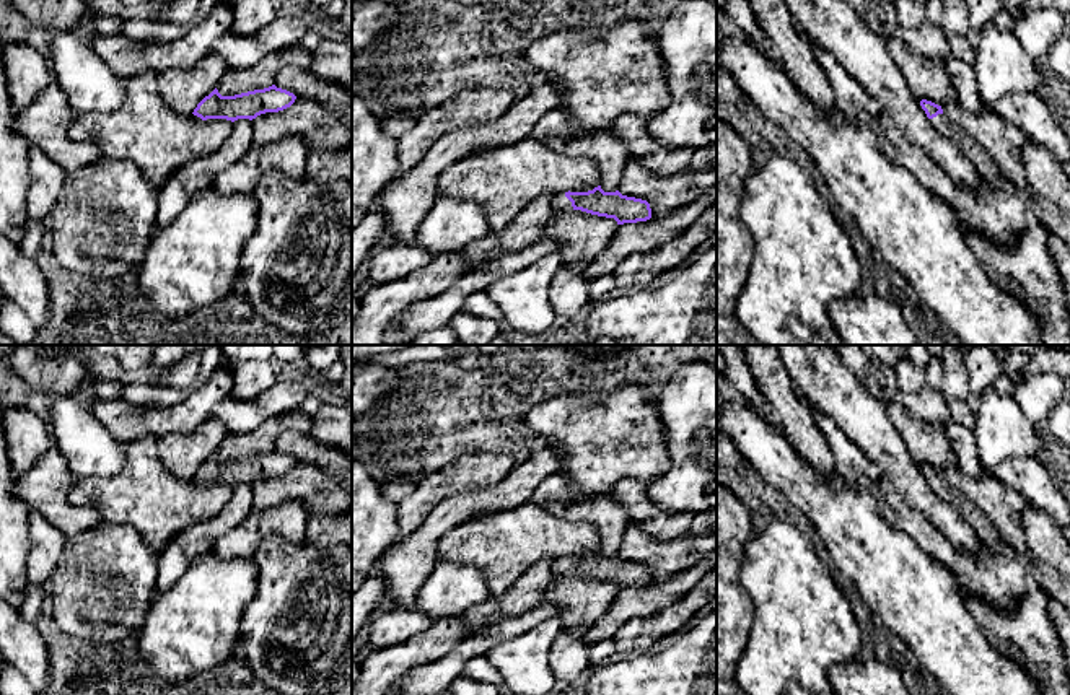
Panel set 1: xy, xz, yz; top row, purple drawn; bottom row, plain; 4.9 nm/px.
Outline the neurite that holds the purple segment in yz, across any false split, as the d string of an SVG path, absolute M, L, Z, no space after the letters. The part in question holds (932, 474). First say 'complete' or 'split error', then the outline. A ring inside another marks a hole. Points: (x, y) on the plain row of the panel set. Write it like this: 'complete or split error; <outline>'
split error; M922 464L920 470L930 483L930 488L959 511L961 518L972 527L982 545L997 555L1015 558L1015 550L1002 540L995 526L974 506L971 500L946 482L941 470L927 464Z

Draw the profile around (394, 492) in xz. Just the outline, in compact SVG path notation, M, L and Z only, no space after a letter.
M404 479L381 485L383 498L389 503L399 505L415 488L417 479Z

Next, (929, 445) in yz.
M886 402L888 413L901 433L912 459L938 470L958 466L949 438L943 430L914 420L899 402Z

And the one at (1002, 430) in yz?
M992 386L979 396L974 433L984 475L993 477L993 467L1010 457L1046 457L1036 423L1011 396L1000 396Z

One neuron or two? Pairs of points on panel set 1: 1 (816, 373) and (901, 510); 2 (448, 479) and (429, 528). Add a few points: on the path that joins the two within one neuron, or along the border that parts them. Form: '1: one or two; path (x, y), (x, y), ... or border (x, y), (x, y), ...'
1: one; path (841, 407), (857, 425), (865, 445), (893, 476)
2: two; border (476, 487), (445, 497), (416, 529)

